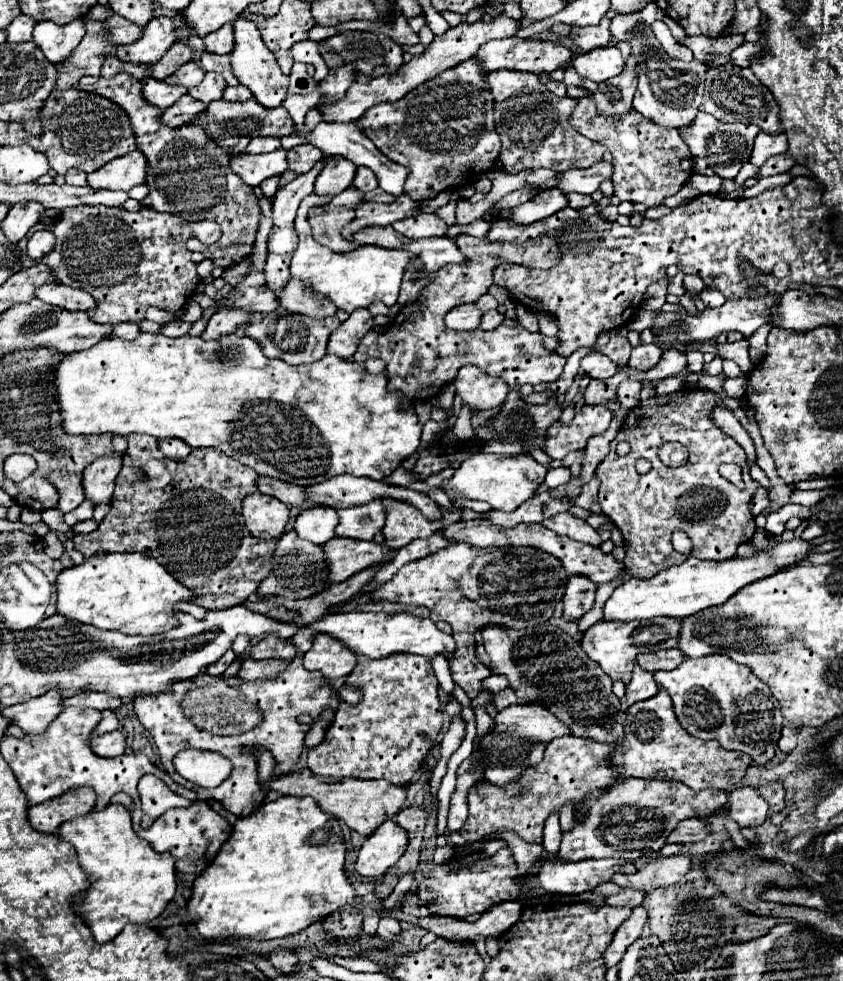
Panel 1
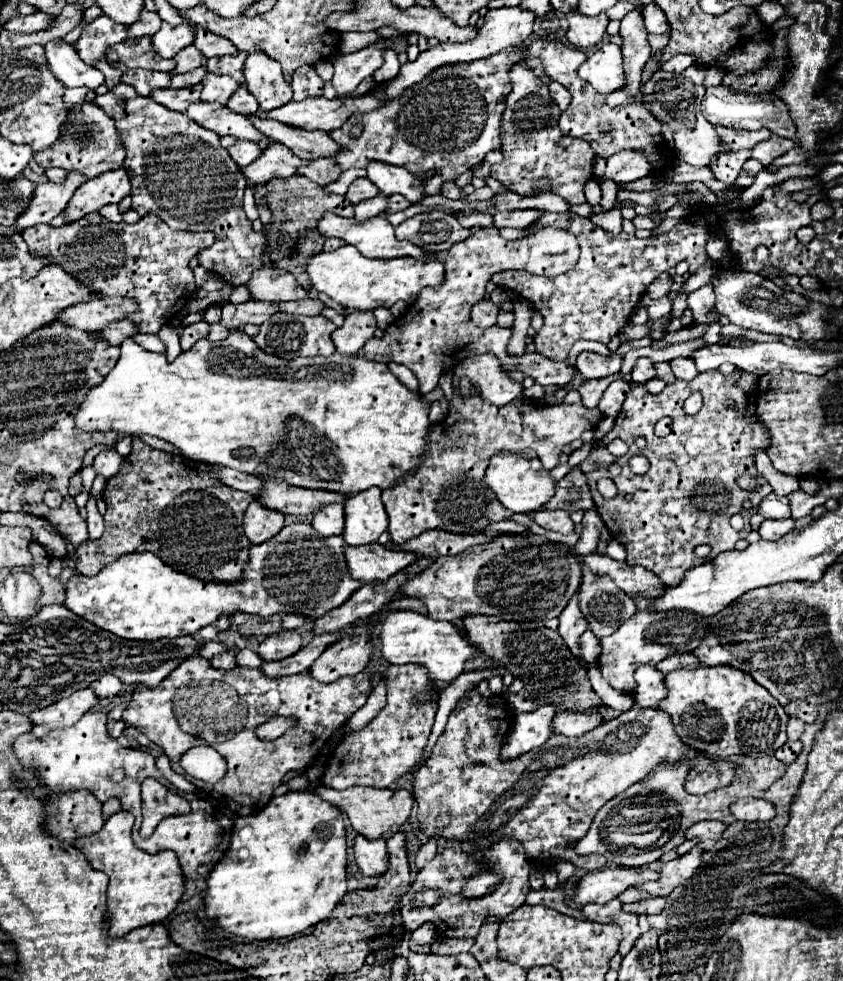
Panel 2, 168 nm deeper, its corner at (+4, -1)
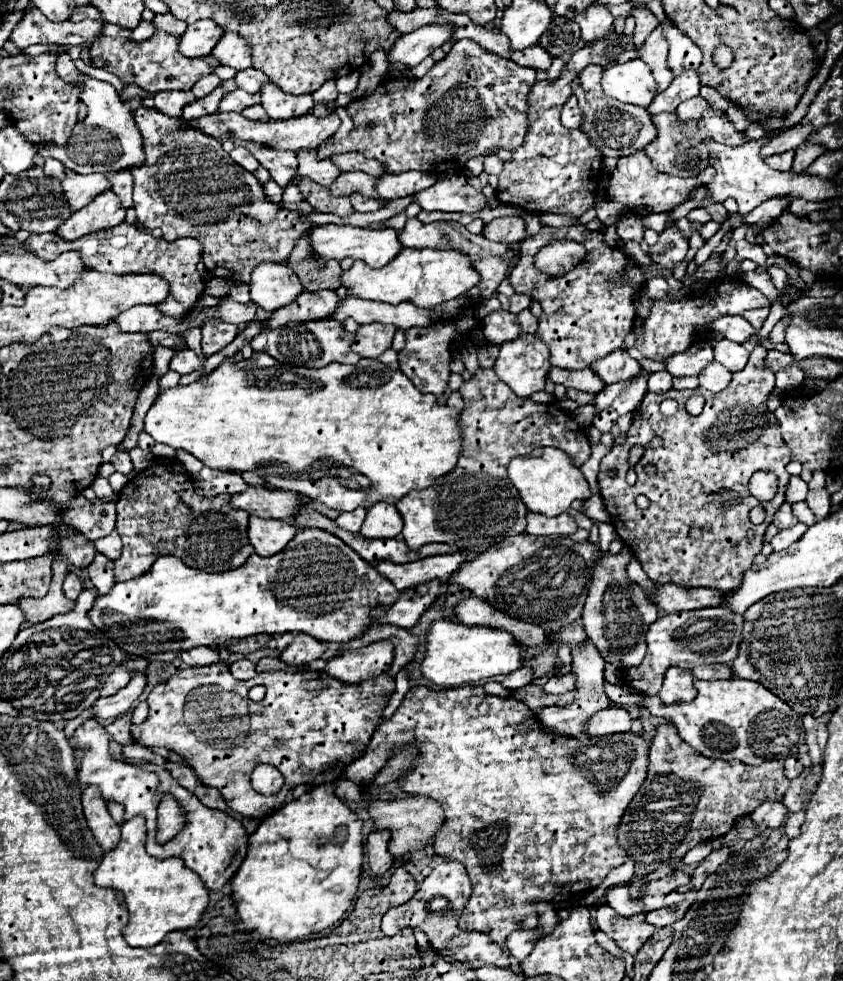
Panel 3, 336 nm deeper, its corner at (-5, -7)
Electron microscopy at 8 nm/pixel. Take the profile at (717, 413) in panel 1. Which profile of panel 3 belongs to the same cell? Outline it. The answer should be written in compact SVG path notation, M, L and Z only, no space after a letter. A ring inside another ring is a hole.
M791 476L791 482L789 482L787 492L785 492L787 502L795 504L795 502L805 500L805 496L807 496L807 484L799 476Z

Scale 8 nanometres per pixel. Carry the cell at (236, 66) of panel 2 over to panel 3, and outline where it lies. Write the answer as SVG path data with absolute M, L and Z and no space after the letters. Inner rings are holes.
M247 68L247 70L237 72L235 82L237 82L239 88L243 88L243 90L247 90L247 92L259 92L259 90L263 88L263 84L269 82L269 78L267 78L261 70Z

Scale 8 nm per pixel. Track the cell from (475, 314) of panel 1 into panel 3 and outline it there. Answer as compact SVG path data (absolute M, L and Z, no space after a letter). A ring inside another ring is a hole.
M505 310L491 312L483 320L483 334L491 344L503 344L507 340L519 338L521 326L515 314L509 314Z

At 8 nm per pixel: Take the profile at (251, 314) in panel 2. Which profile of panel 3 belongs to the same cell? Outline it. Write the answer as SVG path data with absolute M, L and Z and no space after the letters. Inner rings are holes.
M317 290L317 292L303 292L299 298L275 312L269 314L265 320L267 328L285 326L291 320L323 320L329 318L339 308L341 298L333 290Z

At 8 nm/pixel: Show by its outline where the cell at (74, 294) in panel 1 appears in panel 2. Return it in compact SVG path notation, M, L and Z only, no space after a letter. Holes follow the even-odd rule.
M102 296L102 298L88 300L86 304L74 304L66 308L66 312L58 314L58 320L62 324L70 324L72 328L96 332L110 322L126 318L134 310L136 304L132 300L126 300L122 296L110 296L110 298Z

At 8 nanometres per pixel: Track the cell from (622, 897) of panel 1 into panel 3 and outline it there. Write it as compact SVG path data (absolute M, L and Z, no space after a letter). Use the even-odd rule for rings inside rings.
M683 904L675 906L675 908L661 908L661 910L655 910L655 912L649 912L645 918L649 924L657 926L657 928L663 928L663 926L671 926L673 922L677 922L679 918L683 918Z

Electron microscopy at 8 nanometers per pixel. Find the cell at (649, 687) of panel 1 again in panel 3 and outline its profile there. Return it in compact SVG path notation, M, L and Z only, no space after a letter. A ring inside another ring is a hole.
M669 668L667 674L665 674L665 682L663 682L663 688L661 688L659 696L665 704L691 702L697 694L693 682L695 682L695 676L693 676L691 670Z

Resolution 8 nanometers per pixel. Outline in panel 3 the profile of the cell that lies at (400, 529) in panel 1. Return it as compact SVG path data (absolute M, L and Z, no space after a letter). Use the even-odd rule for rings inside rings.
M479 368L469 382L463 382L459 388L465 408L461 410L461 432L463 432L463 454L457 462L457 468L443 478L439 478L431 488L415 494L407 494L397 502L397 510L401 512L405 526L403 536L409 548L419 550L425 544L431 542L445 542L455 546L461 552L473 552L481 554L487 550L487 546L493 546L495 542L501 542L507 536L517 536L525 532L525 516L527 506L523 506L519 492L513 488L509 476L507 476L507 464L515 456L531 454L539 446L555 446L565 450L567 454L573 454L579 464L583 464L591 450L589 440L583 432L583 428L573 420L573 416L567 416L563 410L557 408L557 404L537 404L529 398L515 398L515 392L507 388L499 378L495 378L493 368Z

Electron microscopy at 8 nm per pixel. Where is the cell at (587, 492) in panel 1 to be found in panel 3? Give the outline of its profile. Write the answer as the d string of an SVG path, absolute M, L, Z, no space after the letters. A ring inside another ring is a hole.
M627 546L622 550L622 556L601 553L601 560L593 568L593 580L581 616L587 636L599 650L601 658L617 668L639 666L639 662L643 662L647 652L647 626L651 626L651 622L659 618L657 606L653 606L645 598L643 590L637 584L631 584L627 578L625 566L629 564L633 555Z

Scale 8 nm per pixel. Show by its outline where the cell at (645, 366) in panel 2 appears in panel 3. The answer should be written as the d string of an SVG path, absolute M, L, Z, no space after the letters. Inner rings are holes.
M655 372L649 376L649 390L657 394L665 394L673 388L673 376L669 372Z

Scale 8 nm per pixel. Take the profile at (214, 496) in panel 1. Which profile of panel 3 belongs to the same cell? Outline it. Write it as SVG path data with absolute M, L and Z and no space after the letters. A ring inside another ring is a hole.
M155 460L151 468L139 472L121 490L117 502L117 532L123 538L123 554L115 560L115 578L119 582L137 578L151 570L159 556L179 556L187 566L205 572L225 572L239 568L253 554L247 538L249 514L233 510L229 496L201 498L195 494L185 472L169 470Z

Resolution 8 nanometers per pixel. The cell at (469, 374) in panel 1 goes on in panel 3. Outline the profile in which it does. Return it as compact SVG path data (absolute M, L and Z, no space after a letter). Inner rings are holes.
M537 334L505 342L495 362L495 374L521 398L545 390L549 370L549 350Z

